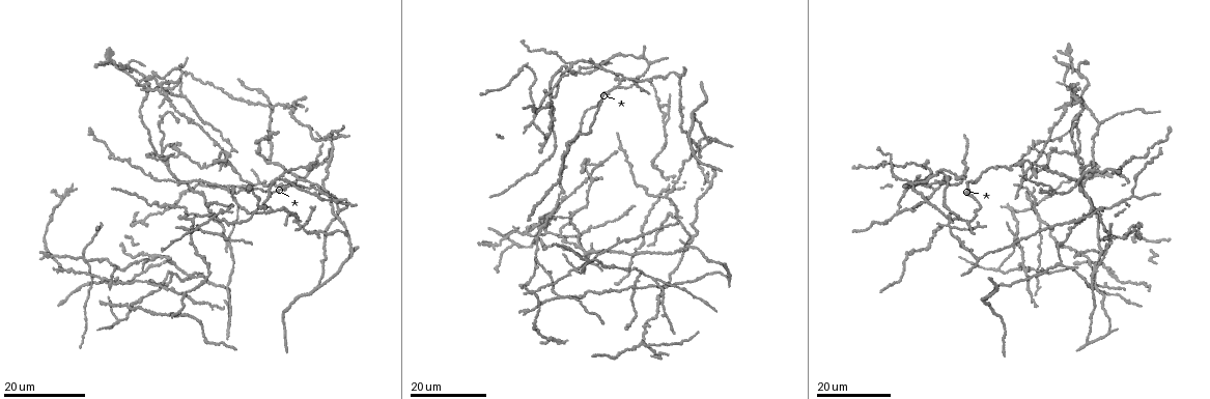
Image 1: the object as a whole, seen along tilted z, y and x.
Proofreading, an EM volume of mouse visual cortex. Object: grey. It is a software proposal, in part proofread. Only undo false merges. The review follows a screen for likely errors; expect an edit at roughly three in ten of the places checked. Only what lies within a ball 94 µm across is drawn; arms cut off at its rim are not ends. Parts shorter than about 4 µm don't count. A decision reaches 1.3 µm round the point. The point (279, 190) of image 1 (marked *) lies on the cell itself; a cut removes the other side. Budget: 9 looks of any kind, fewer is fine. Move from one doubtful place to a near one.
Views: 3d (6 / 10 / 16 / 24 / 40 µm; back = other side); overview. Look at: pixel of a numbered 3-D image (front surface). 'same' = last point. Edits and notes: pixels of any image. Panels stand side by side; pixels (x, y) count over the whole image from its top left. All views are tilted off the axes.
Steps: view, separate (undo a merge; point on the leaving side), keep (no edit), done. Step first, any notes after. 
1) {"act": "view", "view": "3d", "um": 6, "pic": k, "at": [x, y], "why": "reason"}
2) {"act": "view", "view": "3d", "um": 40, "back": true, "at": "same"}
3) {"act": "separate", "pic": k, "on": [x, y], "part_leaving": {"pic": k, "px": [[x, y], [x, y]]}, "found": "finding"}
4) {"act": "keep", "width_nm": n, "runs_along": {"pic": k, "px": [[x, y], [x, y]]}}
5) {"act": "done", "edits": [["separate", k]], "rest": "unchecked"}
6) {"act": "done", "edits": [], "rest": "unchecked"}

{"act": "view", "view": "3d", "um": 16, "pic": 1, "at": [276, 180], "why": "a fork"}

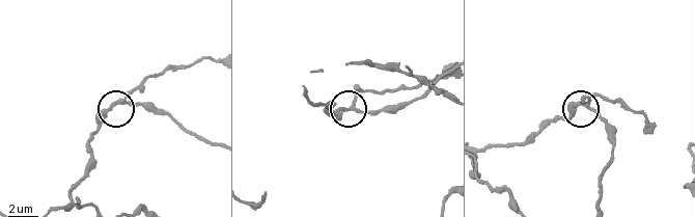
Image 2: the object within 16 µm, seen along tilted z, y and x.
{"act": "view", "view": "3d", "um": 6, "pic": 2, "at": [120, 102]}

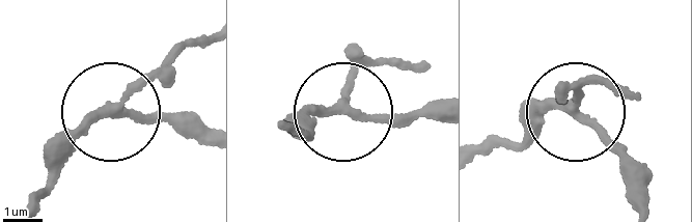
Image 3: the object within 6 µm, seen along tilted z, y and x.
{"act": "keep", "width_nm": 190, "runs_along": {"pic": 3, "px": [[637, 207], [618, 154], [577, 109], [586, 77]]}, "found": "all the same cell"}

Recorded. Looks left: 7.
{"act": "view", "view": "3d", "um": 16, "pic": 1, "at": [228, 208], "why": "three arms meet"}

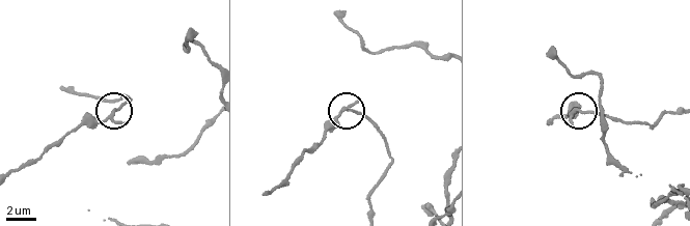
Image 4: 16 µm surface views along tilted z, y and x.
{"act": "view", "view": "3d", "um": 10, "pic": 4, "at": [115, 111], "why": "closer look"}

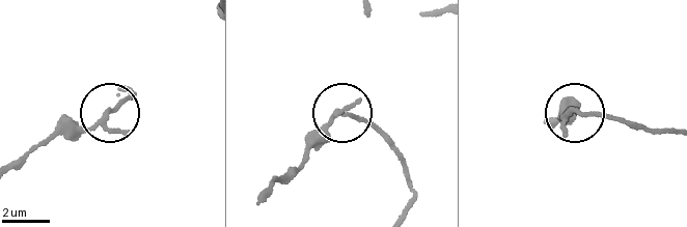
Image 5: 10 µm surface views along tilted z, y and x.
{"act": "keep", "found": "continuous, no second cell"}

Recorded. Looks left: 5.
{"act": "view", "view": "3d", "um": 16, "pic": 1, "at": [936, 191], "why": "branch point"}

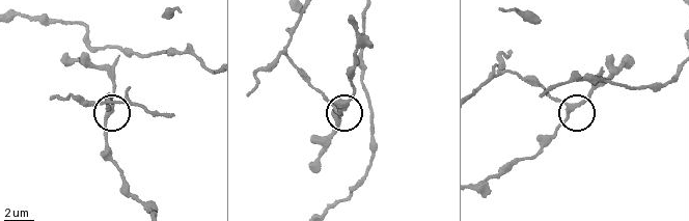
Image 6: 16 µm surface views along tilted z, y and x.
{"act": "view", "view": "3d", "um": 6, "pic": 6, "at": [573, 110]}

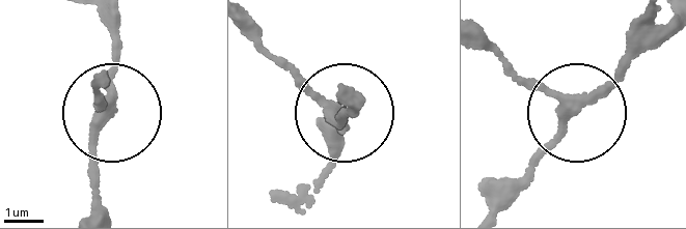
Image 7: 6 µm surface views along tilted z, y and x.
{"act": "keep", "arms": 3, "found": "continuous, no second cell"}

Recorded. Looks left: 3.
{"act": "view", "view": "3d", "um": 16, "pic": 1, "at": [162, 121], "why": "two arms at a narrow angle"}

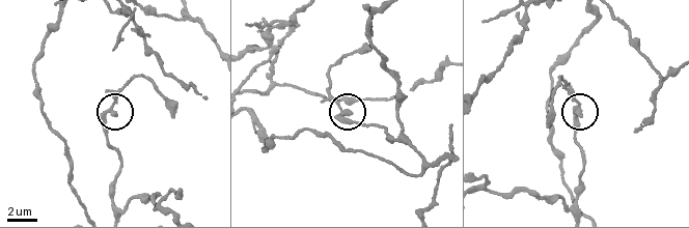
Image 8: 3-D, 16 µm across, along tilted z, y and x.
{"act": "view", "view": "3d", "um": 10, "pic": 8, "at": [338, 106], "why": "closer look"}

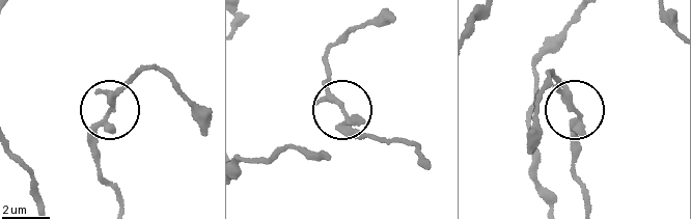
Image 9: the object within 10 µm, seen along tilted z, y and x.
{"act": "keep", "arms": 3, "runs_along": {"pic": 9, "px": [[419, 157], [407, 141], [344, 122], [326, 84], [325, 63]]}, "found": "continuous, no second cell"}

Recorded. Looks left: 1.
{"act": "done", "edits": [], "rest": "unchecked"}

